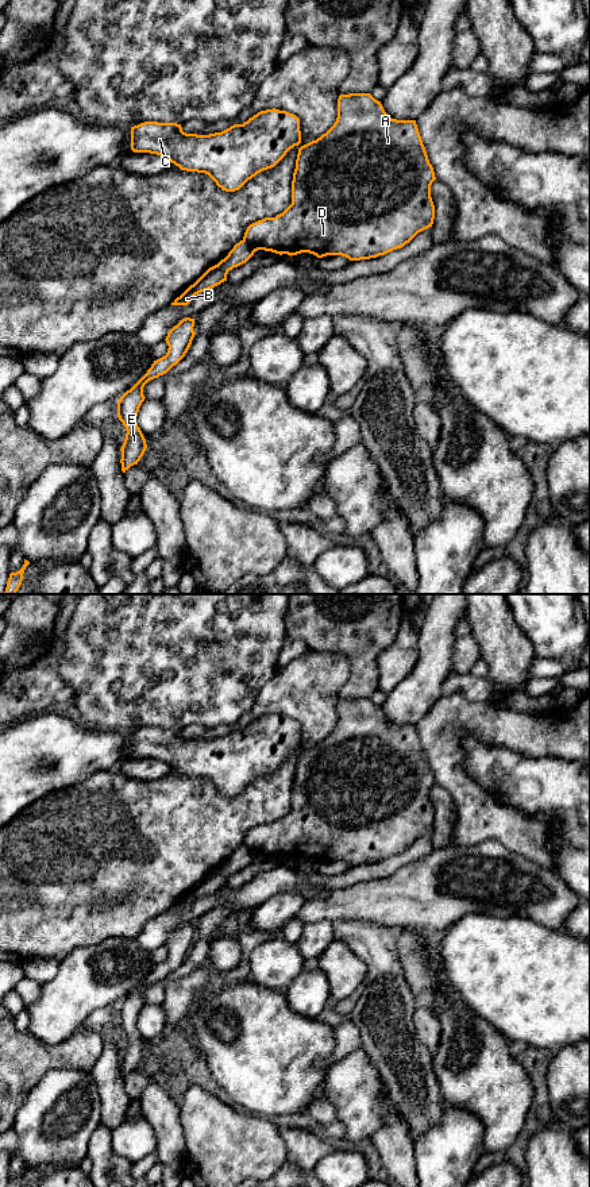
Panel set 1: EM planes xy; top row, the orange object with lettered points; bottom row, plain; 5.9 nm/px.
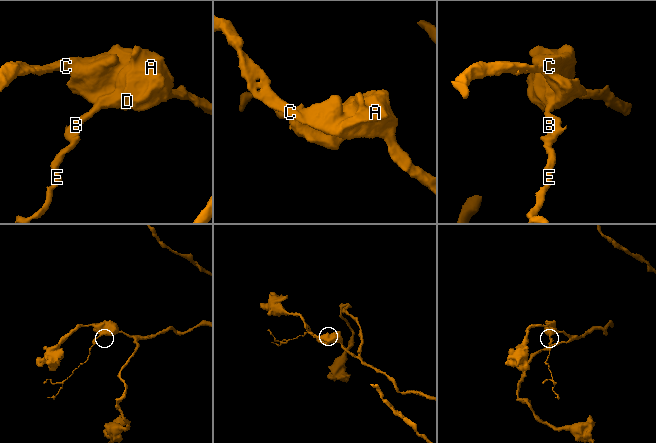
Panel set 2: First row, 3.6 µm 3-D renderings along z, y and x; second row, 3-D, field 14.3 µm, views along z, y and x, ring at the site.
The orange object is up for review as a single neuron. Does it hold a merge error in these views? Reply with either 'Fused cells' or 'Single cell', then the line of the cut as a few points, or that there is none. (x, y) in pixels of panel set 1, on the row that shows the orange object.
Fused cells. Split along xy (243, 238), (255, 250)

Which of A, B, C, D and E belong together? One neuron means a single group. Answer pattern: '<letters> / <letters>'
A C D / B E

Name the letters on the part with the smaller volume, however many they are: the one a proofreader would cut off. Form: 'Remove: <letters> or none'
Remove: B, E

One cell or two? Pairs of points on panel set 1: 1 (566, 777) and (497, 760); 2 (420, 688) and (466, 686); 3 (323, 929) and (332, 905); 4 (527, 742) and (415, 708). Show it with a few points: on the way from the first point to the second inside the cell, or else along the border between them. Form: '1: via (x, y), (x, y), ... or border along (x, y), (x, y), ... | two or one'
1: via (548, 777), (515, 777) | one
2: border along (454, 673), (443, 682), (442, 694) | two
3: border along (331, 921), (322, 920), (305, 924) | two
4: border along (442, 694), (413, 724) | two

